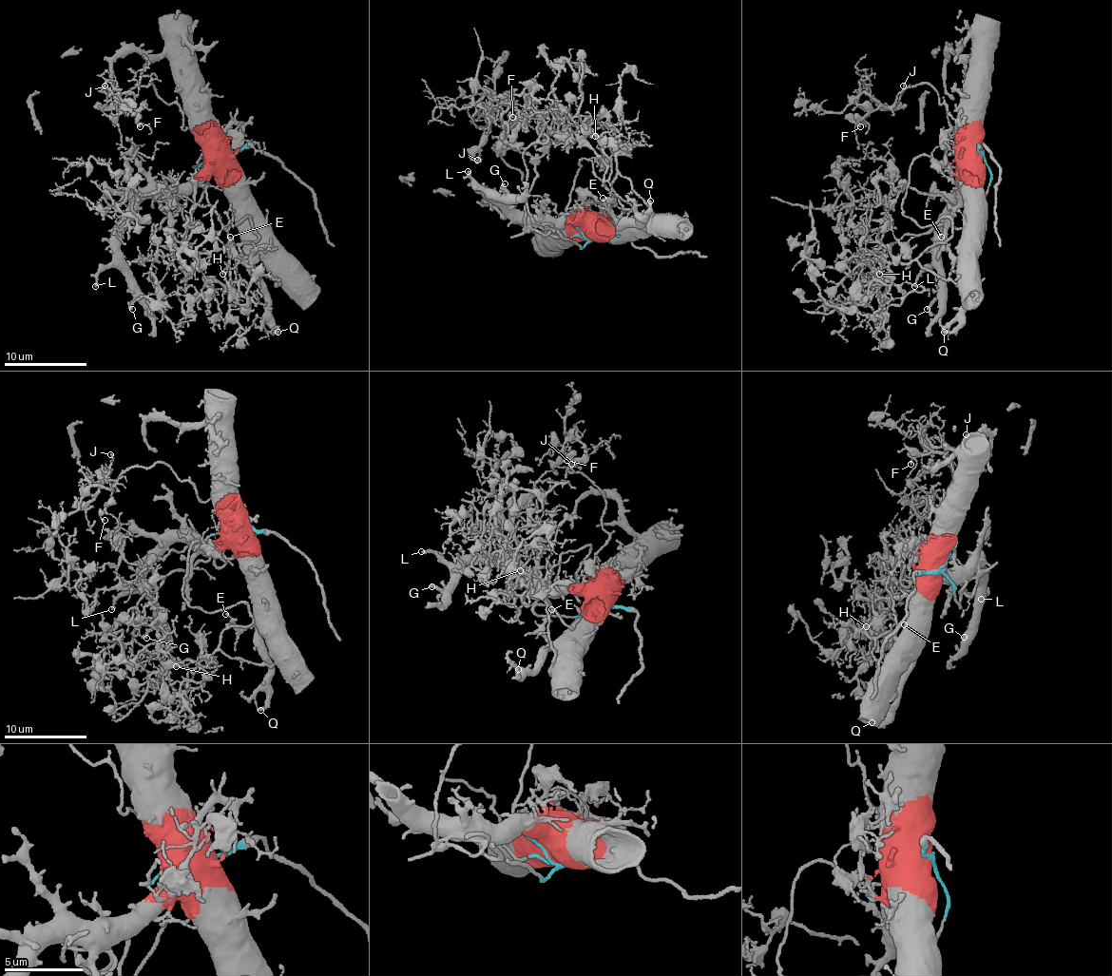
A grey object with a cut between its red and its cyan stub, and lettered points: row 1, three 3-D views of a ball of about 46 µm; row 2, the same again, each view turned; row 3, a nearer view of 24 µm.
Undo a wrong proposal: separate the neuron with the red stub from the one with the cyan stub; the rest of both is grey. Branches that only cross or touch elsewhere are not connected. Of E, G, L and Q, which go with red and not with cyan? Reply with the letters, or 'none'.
E, G, L, Q

